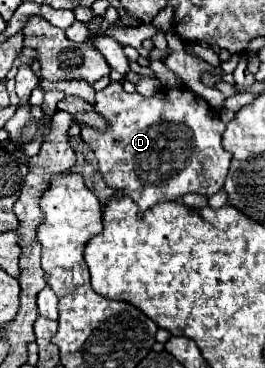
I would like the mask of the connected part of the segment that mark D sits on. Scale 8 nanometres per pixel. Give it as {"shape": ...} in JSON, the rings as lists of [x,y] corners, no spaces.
{"shape":[[[112,81],[106,89],[98,91],[94,107],[96,113],[106,117],[108,129],[98,131],[82,125],[80,137],[94,151],[104,181],[112,189],[120,189],[126,197],[130,197],[140,207],[140,211],[146,211],[156,203],[176,201],[186,193],[200,193],[210,197],[224,187],[232,157],[220,143],[226,125],[220,121],[218,113],[208,105],[206,99],[188,87],[164,87],[152,97],[142,97],[140,93],[124,93],[122,83]]]}

